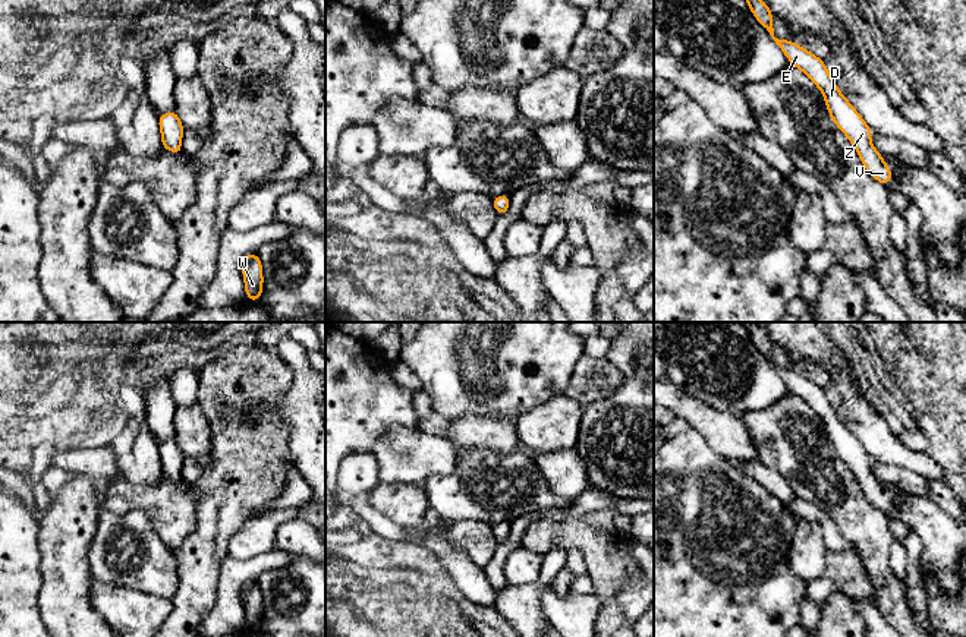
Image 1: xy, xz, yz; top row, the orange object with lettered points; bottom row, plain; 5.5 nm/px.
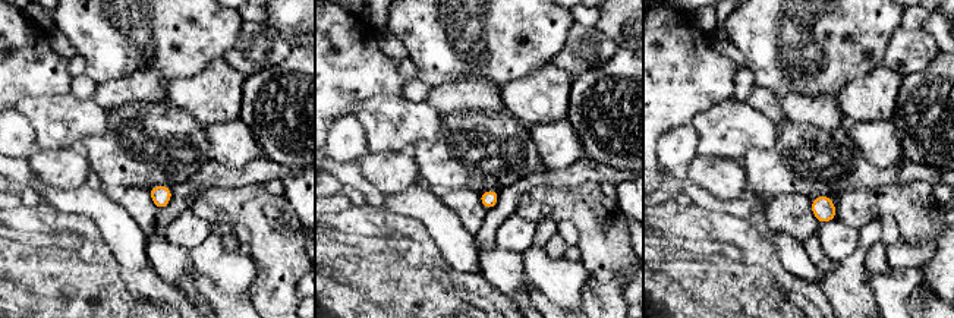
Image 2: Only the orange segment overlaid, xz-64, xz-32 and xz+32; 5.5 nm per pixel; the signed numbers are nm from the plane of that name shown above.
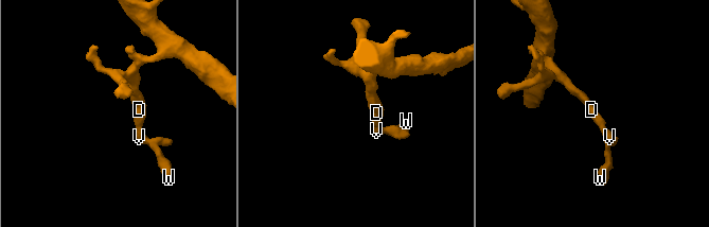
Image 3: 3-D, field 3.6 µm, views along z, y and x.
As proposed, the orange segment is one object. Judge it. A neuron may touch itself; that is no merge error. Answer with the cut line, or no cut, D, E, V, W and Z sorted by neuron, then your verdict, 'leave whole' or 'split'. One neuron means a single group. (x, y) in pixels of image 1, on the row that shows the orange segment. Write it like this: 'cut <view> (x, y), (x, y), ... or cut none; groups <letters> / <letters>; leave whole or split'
cut none; groups D E V W Z; leave whole

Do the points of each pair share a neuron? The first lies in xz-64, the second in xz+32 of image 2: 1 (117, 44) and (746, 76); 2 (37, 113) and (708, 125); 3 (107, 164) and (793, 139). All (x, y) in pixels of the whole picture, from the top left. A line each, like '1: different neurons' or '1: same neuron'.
1: different neurons
2: same neuron
3: same neuron

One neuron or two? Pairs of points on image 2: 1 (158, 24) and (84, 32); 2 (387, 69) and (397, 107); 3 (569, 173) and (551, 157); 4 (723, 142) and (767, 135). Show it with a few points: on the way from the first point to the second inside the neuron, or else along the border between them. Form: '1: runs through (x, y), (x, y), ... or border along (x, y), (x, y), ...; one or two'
1: runs through (139, 24), (103, 25); one
2: border along (402, 94), (380, 94), (359, 101); two
3: border along (583, 156), (564, 167), (548, 169), (544, 166); two
4: runs through (733, 135), (756, 135); one

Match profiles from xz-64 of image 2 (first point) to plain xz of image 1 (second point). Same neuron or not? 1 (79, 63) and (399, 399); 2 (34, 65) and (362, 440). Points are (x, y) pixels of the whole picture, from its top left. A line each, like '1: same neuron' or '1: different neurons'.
1: different neurons
2: same neuron

